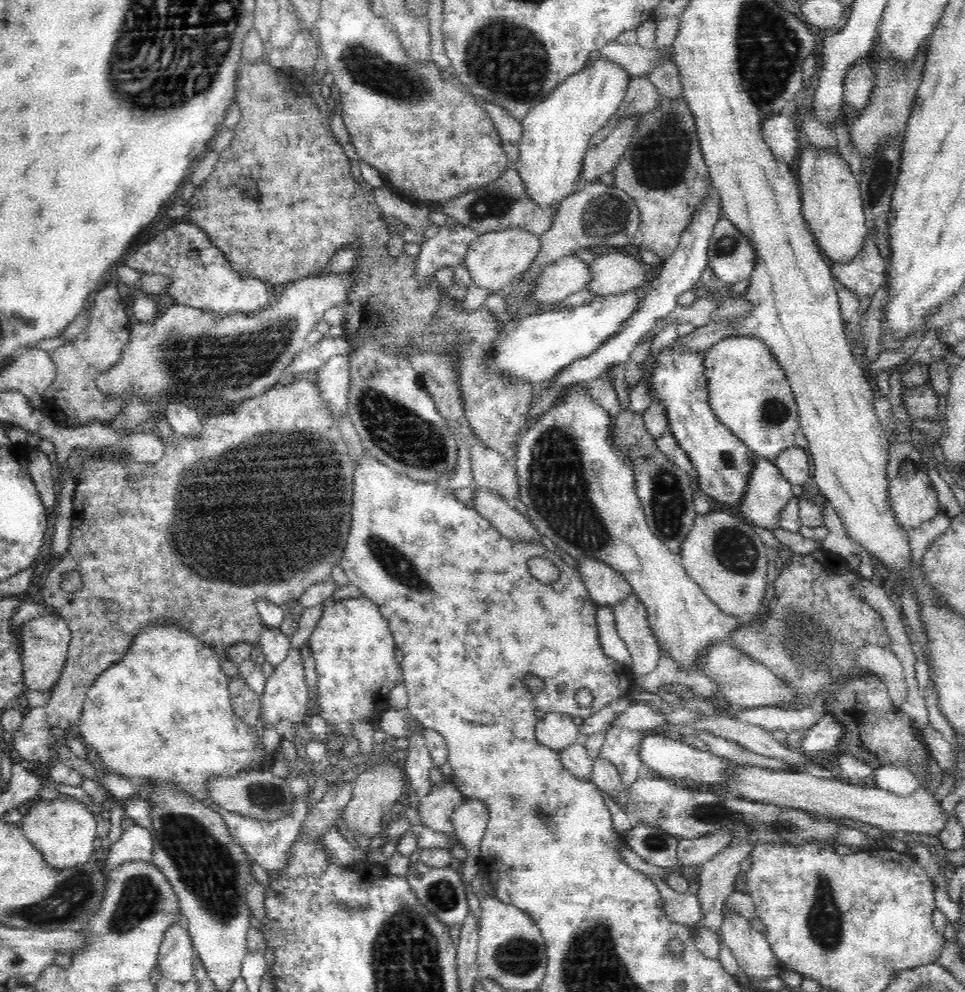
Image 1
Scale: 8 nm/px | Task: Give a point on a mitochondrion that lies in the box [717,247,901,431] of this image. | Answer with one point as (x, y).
(774, 412)

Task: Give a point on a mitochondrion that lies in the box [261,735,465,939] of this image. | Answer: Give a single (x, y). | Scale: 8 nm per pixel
(442, 893)

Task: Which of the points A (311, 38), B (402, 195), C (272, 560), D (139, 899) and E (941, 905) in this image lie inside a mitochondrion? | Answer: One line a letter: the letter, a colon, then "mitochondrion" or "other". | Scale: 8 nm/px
A: other
B: other
C: mitochondrion
D: mitochondrion
E: other

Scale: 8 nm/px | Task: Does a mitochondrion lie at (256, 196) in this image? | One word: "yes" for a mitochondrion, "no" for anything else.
no

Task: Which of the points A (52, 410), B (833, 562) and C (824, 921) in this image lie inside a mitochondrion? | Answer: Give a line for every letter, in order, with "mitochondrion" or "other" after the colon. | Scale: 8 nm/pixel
A: other
B: other
C: mitochondrion

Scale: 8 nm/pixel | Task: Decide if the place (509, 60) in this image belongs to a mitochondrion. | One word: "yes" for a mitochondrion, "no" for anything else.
yes

